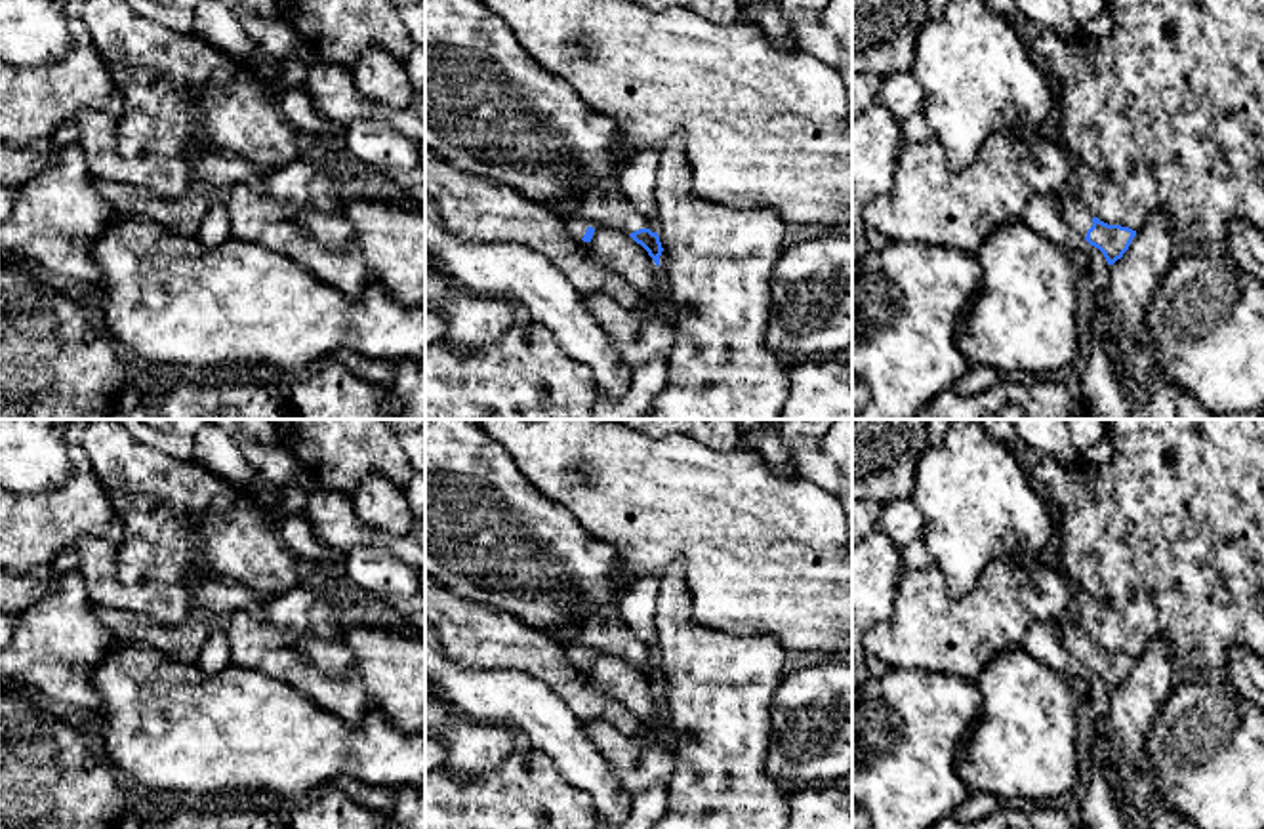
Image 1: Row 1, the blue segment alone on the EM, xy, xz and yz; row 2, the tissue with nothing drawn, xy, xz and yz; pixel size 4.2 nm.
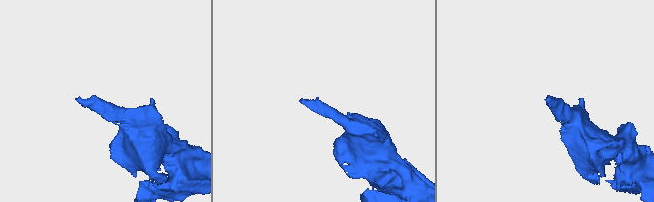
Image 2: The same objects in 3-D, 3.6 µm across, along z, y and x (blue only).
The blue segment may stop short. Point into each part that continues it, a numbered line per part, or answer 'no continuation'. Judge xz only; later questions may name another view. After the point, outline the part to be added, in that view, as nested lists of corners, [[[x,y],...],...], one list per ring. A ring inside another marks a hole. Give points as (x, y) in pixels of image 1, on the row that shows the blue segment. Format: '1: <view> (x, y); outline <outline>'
1: xz (605, 204); outline [[[606,177],[585,192],[570,213],[559,213],[564,231],[581,240],[589,227],[608,227],[631,234],[639,229],[648,229],[648,219],[642,217],[620,189],[618,177]]]

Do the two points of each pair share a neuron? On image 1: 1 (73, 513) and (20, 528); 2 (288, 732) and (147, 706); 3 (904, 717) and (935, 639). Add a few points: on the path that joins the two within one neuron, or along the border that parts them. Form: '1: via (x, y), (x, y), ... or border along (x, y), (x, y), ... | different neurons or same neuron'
1: via (60, 517), (33, 528) | same neuron
2: via (254, 732), (182, 730) | same neuron
3: border along (891, 667), (958, 673), (965, 679) | different neurons

